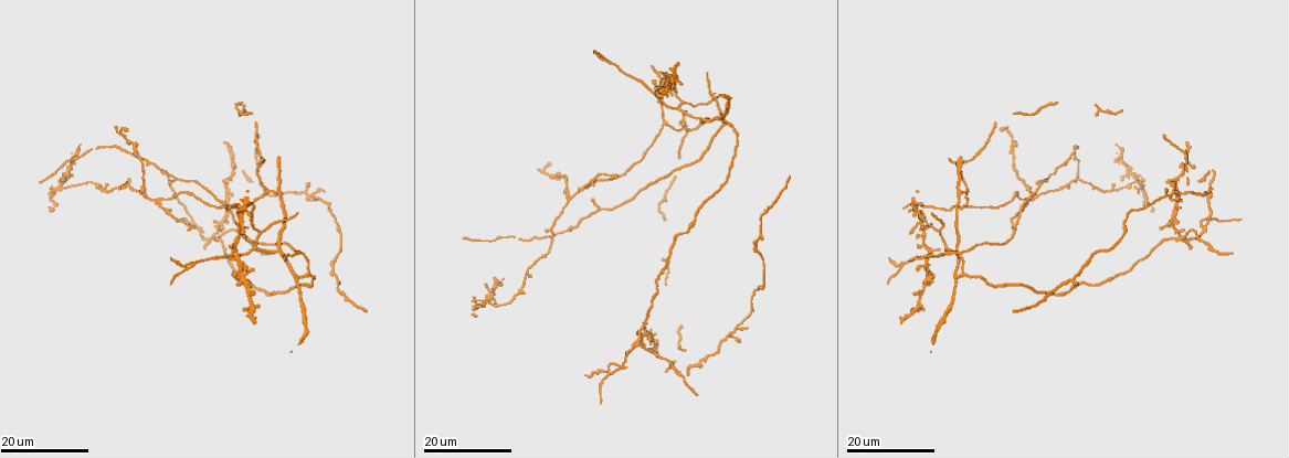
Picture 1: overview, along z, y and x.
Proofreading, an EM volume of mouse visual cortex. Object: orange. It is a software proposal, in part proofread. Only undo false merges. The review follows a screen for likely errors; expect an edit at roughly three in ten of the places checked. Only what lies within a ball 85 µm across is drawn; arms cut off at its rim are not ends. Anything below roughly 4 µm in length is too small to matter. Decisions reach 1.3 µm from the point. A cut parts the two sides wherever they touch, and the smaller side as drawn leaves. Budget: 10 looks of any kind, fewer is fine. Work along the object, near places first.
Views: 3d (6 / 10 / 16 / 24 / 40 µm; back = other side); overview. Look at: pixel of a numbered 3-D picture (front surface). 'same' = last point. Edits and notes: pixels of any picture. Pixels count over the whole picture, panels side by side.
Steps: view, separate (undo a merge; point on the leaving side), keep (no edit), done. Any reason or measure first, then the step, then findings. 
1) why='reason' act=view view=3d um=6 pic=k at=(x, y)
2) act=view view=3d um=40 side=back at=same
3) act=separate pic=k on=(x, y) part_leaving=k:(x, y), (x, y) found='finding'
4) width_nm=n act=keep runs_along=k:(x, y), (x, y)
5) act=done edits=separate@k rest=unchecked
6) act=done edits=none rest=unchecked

why='three arms meet' act=view view=3d um=16 pic=1 at=(959, 253)

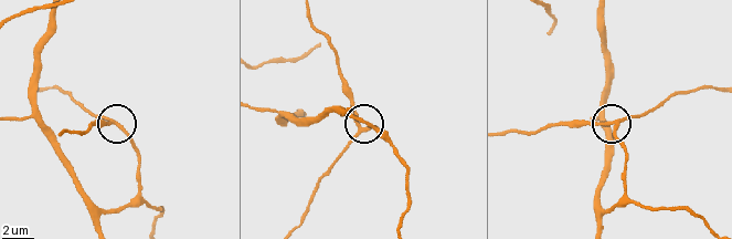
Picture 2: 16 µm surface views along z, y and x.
act=view view=3d um=10 pic=2 at=(358, 128)

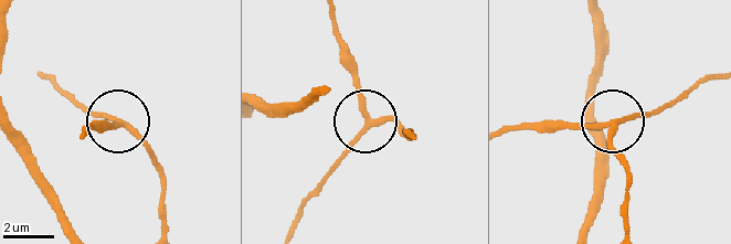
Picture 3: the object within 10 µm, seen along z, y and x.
act=view view=3d um=10 side=back pic=3 at=(371, 121)

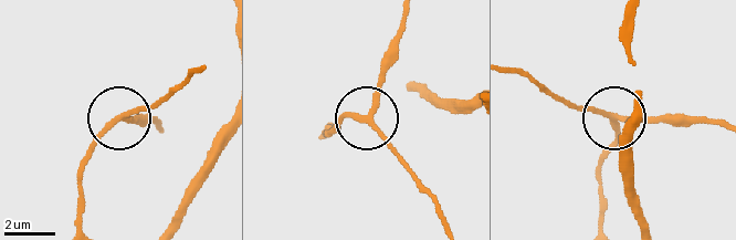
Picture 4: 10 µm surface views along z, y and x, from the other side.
width_nm=210 act=keep found='continuous, no second cell'

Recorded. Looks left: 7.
act=view view=3d um=24 pic=1 at=(962, 269)

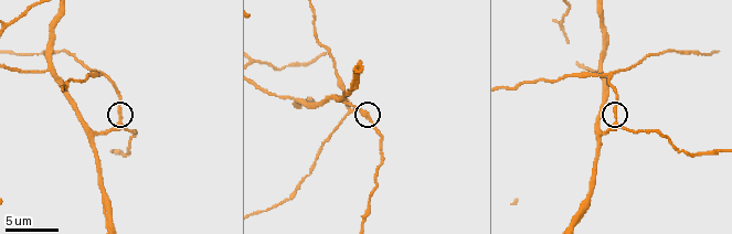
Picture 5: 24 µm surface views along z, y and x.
why='zoom in' act=view view=3d um=10 pic=5 at=(120, 121)

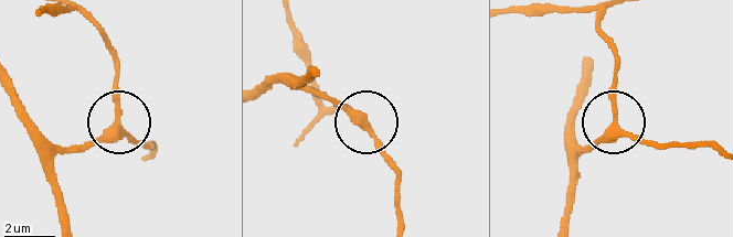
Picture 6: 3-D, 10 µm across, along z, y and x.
why='other side' act=view view=3d um=10 side=back pic=6 at=(363, 122)

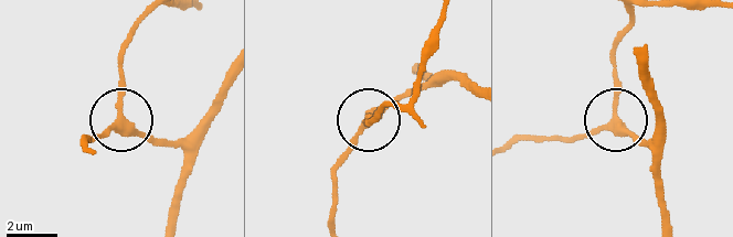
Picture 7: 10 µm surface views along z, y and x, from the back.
side_arm_um=93 act=keep runs_along=7:(336, 221), (336, 163), (367, 119) found='one cell here'

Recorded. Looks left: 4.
why='arms part here' act=view view=3d um=10 pic=5 at=(562, 25)

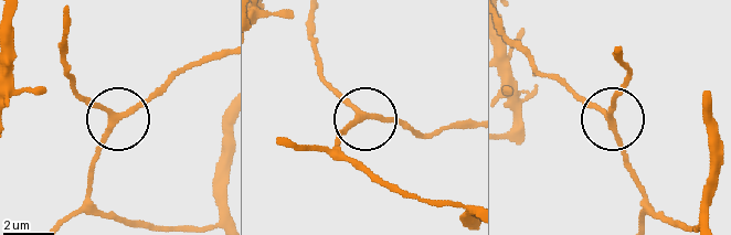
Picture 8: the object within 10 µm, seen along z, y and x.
width_nm=220 act=keep runs_along=8:(126, 223), (87, 193), (115, 119), (71, 82) found='continuous, no second cell'

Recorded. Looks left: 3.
why='branch point' act=view view=3d um=24 pic=1 at=(663, 122)

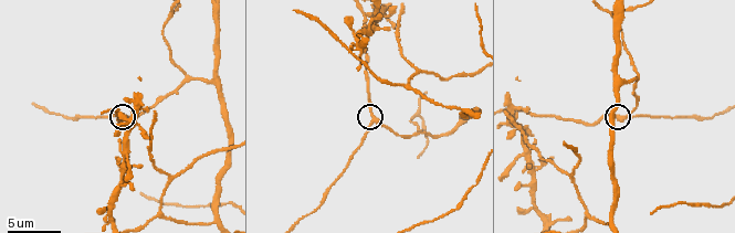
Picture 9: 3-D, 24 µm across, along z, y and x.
act=view view=3d um=6 pic=9 at=(618, 114)

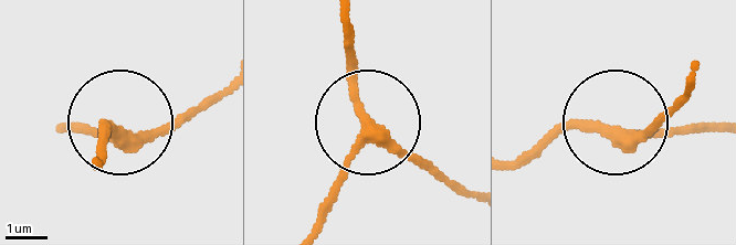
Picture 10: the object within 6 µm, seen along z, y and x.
width_nm=260 act=keep runs_along=10:(690, 87), (643, 132), (563, 123), (524, 150) found='one cell here'

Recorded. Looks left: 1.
act=view view=3d um=10 pic=9 at=(347, 46)

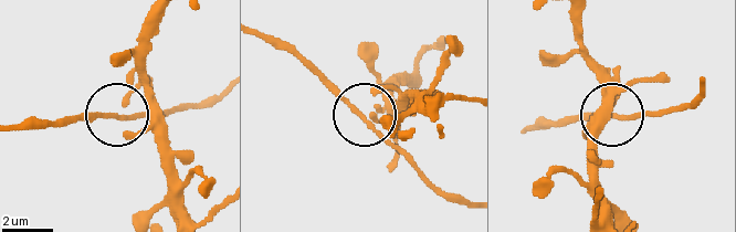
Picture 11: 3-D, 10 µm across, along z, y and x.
width_nm=160 act=keep found='all the same cell'

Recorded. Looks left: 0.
act=done edits=none rest=unchecked

